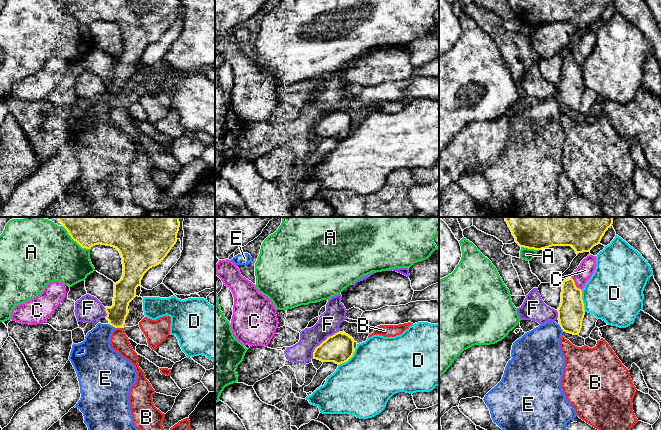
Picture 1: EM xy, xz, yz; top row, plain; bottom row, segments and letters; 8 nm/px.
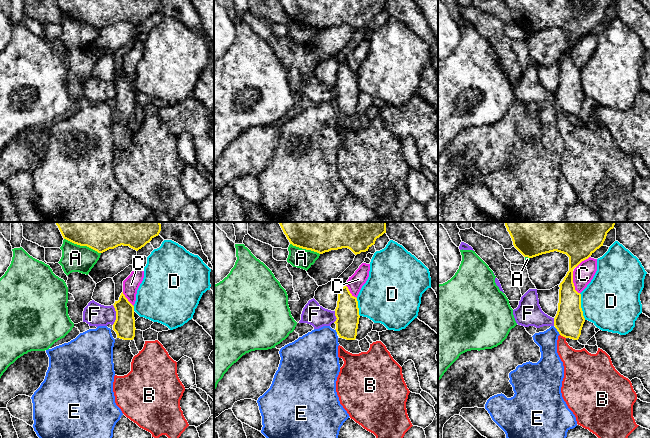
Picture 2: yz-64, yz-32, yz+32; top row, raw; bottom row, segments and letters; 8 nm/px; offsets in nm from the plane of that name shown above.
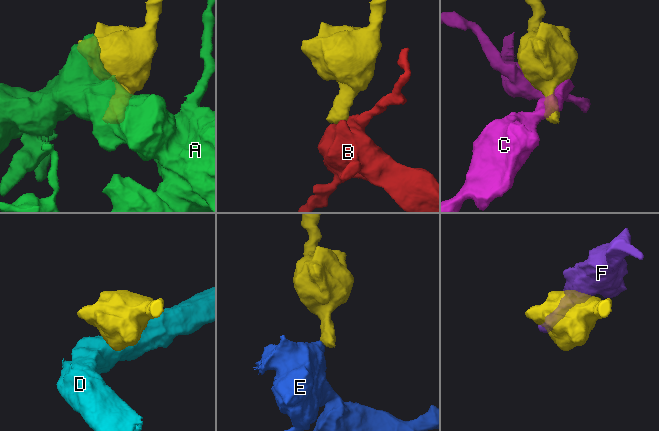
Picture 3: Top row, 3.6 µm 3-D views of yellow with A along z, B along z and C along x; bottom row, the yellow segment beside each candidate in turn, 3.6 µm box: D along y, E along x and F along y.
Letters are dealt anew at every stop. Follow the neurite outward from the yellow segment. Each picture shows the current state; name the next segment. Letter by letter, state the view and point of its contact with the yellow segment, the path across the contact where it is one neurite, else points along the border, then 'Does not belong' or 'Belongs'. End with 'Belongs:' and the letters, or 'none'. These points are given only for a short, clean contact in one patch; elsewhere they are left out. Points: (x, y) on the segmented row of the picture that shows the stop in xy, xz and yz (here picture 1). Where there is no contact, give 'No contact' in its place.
A: Touches yellow at xy (75, 240). Does not belong
B: Touches yellow at xy (118, 327). Boundary: xy (116, 327), (120, 328). Does not belong
C: Touches yellow at yz (574, 284). Does not belong
D: Touches yellow at yz (582, 301). Boundary: yz (581, 290), (581, 299), (585, 311). Does not belong
E: Touches yellow at yz (561, 328). Boundary: yz (558, 324), (563, 331). Does not belong
F: Touches yellow at xz (323, 341). Boundary: xz (338, 331), (323, 340), (315, 348), (312, 357). Does not belong
Belongs: none

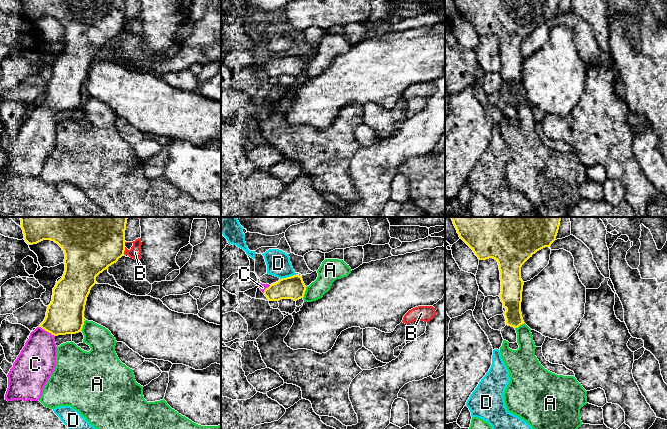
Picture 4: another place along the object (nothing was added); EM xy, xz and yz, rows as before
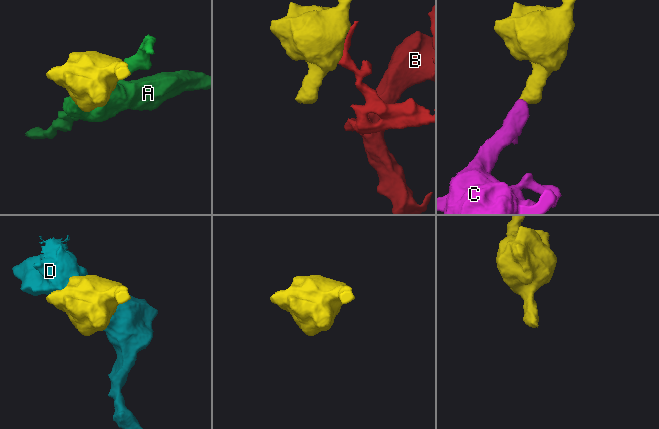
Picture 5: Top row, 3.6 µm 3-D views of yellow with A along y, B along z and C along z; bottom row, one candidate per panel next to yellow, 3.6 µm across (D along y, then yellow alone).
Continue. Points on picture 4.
A: Touches yellow at xz (304, 292). Boundary: xz (306, 287), (302, 297). Does not belong
B: Touches yellow at xy (124, 250). Boundary: xy (125, 247), (123, 254). Does not belong
C: Touches yellow at xy (47, 331). Path across: xy (65, 314), (47, 331), (41, 341), (37, 360). Belongs
D: Touches yellow at xz (287, 277). Boundary: xz (295, 274), (280, 279). Does not belong
Belongs: C

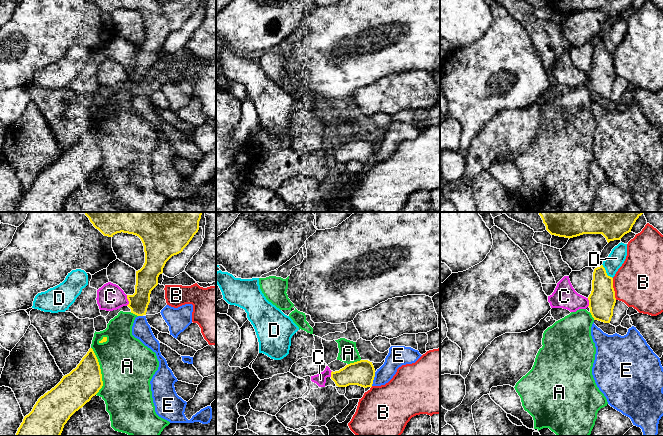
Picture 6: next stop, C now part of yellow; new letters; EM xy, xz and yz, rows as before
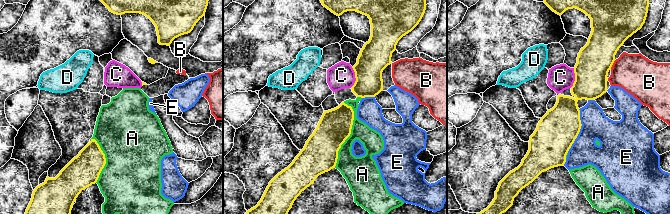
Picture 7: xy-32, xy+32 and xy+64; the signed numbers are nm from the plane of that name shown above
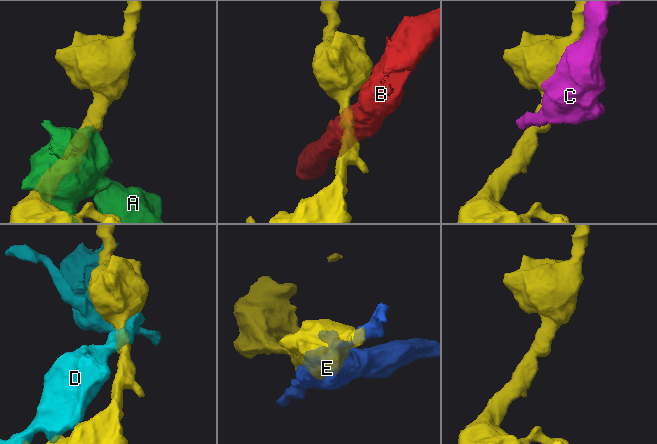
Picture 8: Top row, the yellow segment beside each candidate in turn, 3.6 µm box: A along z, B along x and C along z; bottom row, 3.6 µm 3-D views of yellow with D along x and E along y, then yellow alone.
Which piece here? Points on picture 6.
A: Touches yellow at xy (100, 371). Does not belong
B: Touches yellow at yz (613, 289). Boundary: yz (612, 278), (612, 287), (616, 299). Does not belong
C: Touches yellow at xy (128, 300). Boundary: xy (126, 295), (127, 305). Does not belong
D: Touches yellow at yz (605, 272). Does not belong
E: Touches yellow at xz (373, 379). Does not belong
Belongs: none

